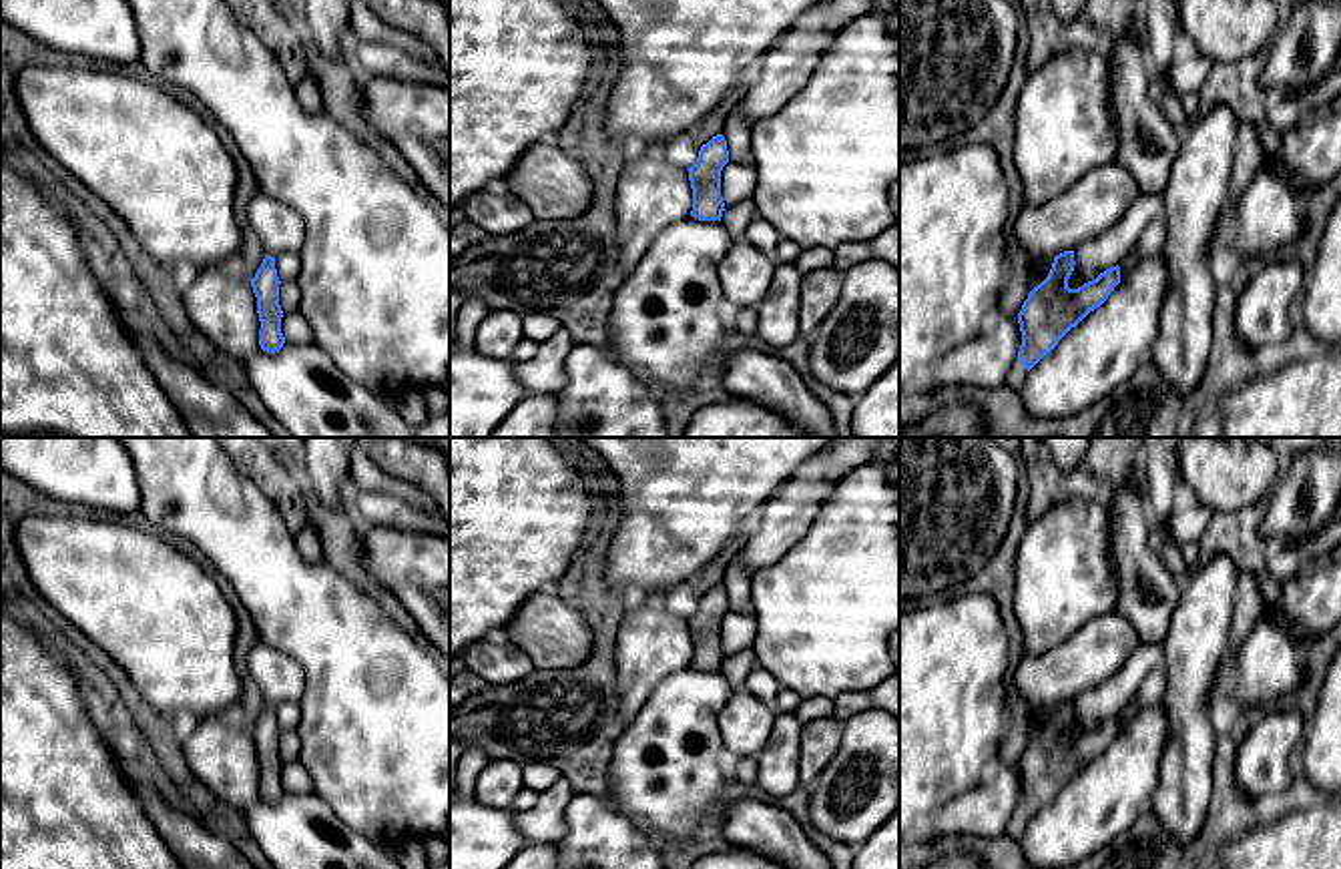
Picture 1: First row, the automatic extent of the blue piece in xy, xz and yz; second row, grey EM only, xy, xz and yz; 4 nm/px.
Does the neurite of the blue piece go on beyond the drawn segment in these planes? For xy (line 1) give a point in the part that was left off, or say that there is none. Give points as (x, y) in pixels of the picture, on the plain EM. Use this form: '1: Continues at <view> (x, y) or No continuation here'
1: No continuation here

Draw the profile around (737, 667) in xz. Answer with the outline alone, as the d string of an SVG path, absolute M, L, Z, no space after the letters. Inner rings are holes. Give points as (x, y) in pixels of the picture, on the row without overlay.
M753 648L743 650L743 652L733 654L733 656L723 660L721 672L729 680L729 686L733 692L745 688L745 680L755 664L757 664L757 660L755 660Z

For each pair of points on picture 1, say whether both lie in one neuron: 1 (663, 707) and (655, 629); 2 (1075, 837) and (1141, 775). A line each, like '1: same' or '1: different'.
1: different
2: same

